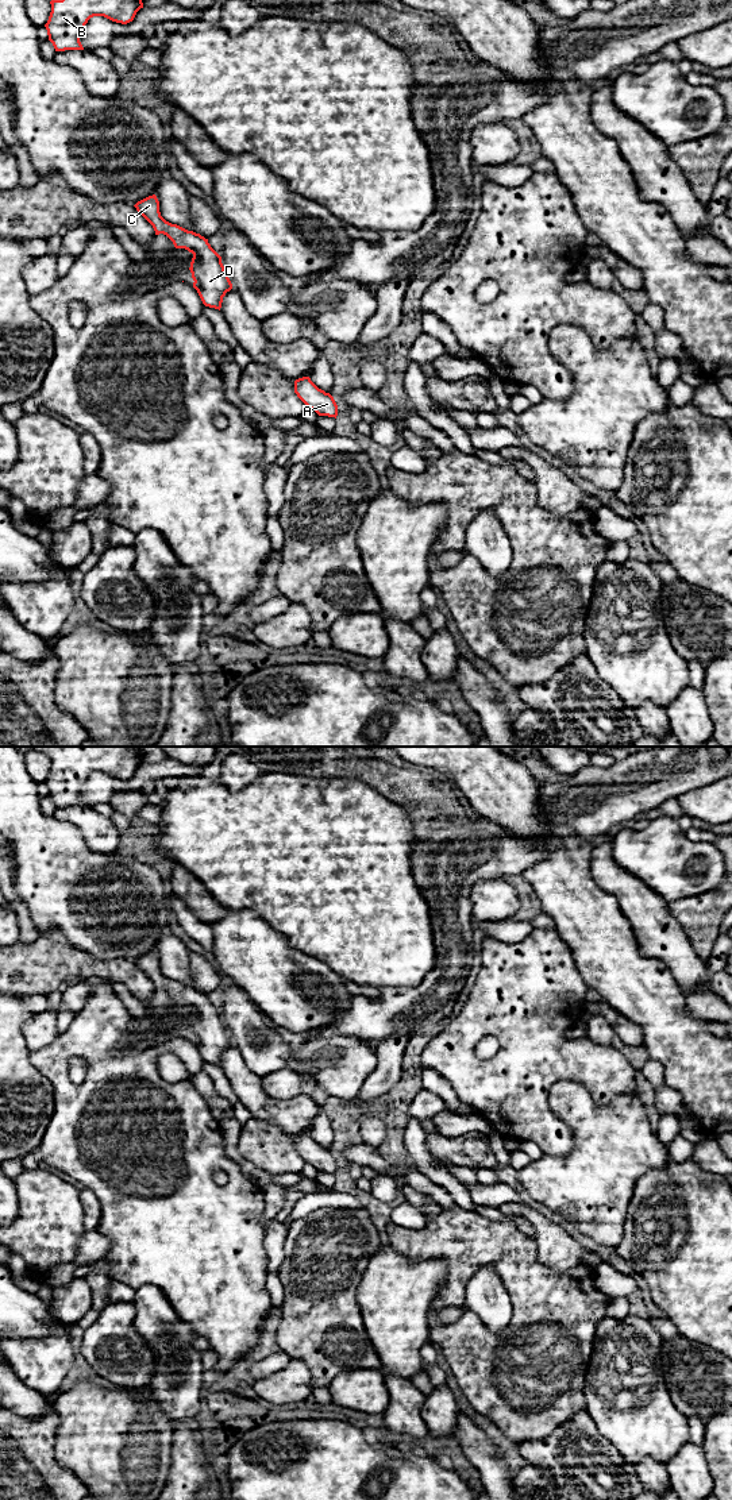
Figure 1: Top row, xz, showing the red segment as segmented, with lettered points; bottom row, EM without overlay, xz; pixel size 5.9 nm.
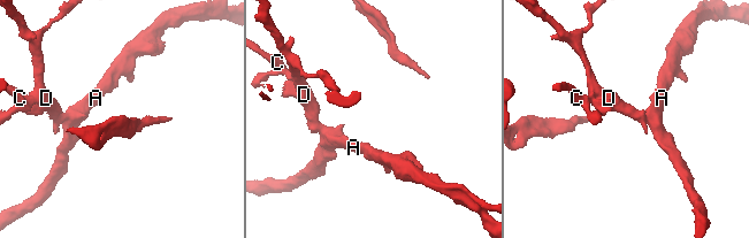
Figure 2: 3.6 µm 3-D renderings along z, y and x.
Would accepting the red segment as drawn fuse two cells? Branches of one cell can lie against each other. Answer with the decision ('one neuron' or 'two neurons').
one neuron

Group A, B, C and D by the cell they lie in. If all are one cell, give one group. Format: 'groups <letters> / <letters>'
groups A B C D

